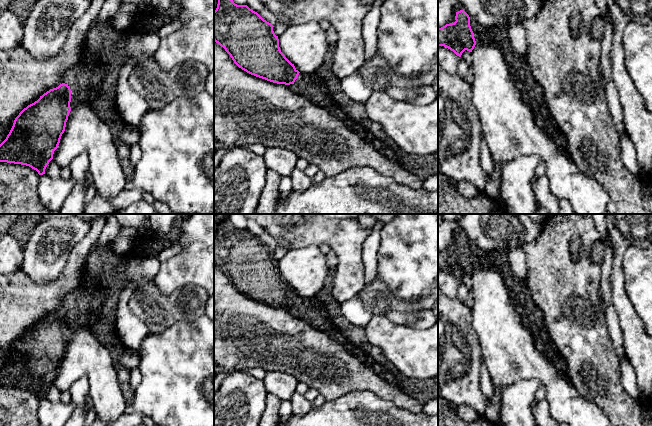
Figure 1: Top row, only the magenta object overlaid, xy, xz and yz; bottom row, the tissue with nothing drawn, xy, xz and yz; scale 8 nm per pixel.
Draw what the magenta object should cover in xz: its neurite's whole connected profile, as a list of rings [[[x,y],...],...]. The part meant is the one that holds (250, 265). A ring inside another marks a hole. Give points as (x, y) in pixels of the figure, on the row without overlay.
[[[229,219],[218,222],[217,232],[214,235],[214,265],[225,273],[239,292],[251,299],[273,307],[292,308],[297,318],[325,332],[386,382],[397,386],[400,390],[420,403],[424,404],[432,399],[438,398],[438,377],[413,379],[404,376],[383,355],[380,348],[369,343],[363,327],[351,324],[342,315],[340,303],[332,295],[334,279],[332,269],[328,272],[322,290],[313,297],[303,298],[281,276],[279,263],[275,259],[273,251],[271,247],[264,244],[247,229],[235,228]]]

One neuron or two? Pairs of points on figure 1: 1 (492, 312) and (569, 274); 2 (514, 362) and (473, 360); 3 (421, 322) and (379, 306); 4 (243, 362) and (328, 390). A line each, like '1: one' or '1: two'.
1: two
2: two
3: one
4: one

